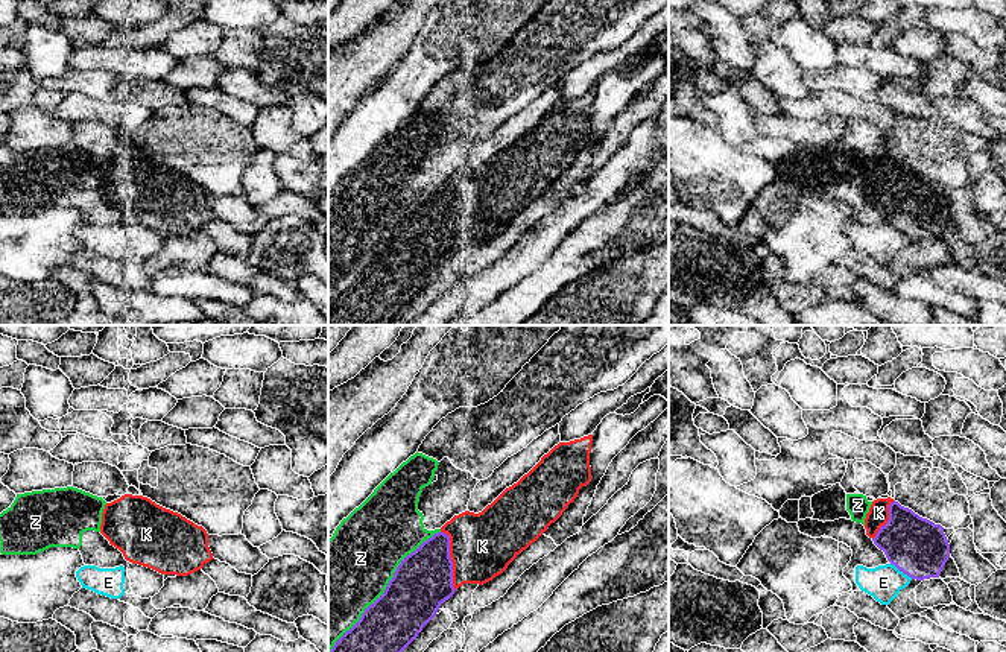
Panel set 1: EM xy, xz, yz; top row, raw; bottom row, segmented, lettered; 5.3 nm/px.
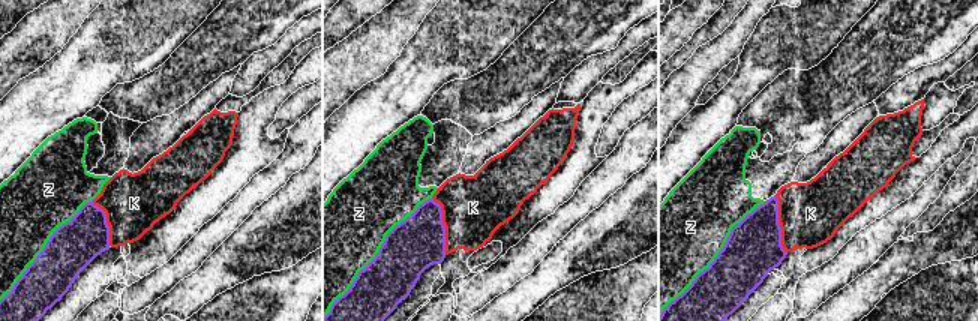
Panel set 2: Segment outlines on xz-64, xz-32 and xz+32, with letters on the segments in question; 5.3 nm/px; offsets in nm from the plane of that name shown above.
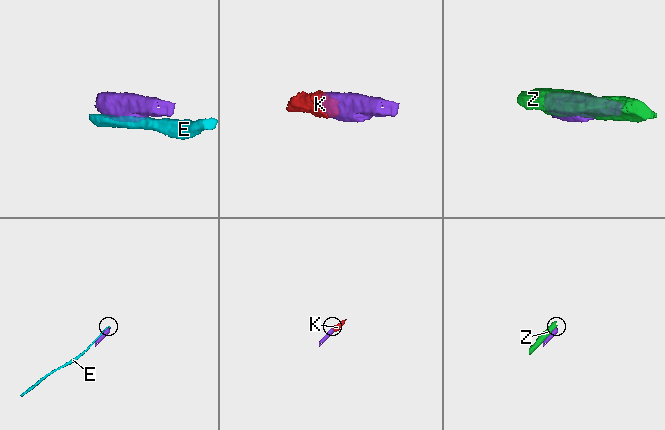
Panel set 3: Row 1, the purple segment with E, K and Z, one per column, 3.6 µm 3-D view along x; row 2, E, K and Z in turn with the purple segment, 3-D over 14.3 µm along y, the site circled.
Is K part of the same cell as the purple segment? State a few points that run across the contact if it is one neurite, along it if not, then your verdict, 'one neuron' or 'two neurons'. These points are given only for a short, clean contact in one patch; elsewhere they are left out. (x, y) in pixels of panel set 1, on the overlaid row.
one neuron

